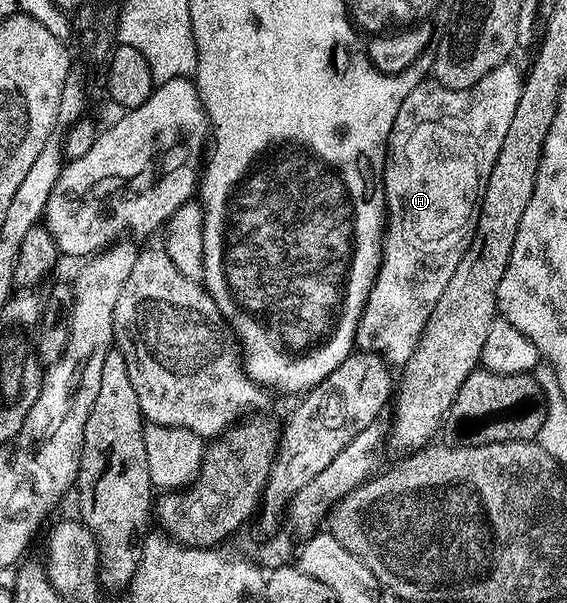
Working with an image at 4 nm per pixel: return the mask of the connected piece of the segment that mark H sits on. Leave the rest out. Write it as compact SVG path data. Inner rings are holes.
M505 62L498 65L486 78L479 80L473 88L454 90L436 83L435 79L425 79L410 94L406 94L406 102L398 109L398 118L394 118L394 126L388 139L388 159L384 162L384 197L386 199L386 227L384 230L384 253L380 259L380 269L376 275L374 286L368 295L362 318L356 327L356 344L365 351L383 354L387 363L392 366L402 366L415 350L420 335L438 298L442 298L442 290L446 290L446 282L450 282L454 270L458 270L458 262L462 262L462 254L470 246L478 226L478 214L482 206L482 198L486 194L486 182L490 182L490 170L494 170L494 162L498 158L498 150L502 150L502 141L506 139L506 130L510 130L510 121L514 118L514 109L518 107L518 98L522 87L522 72Z

